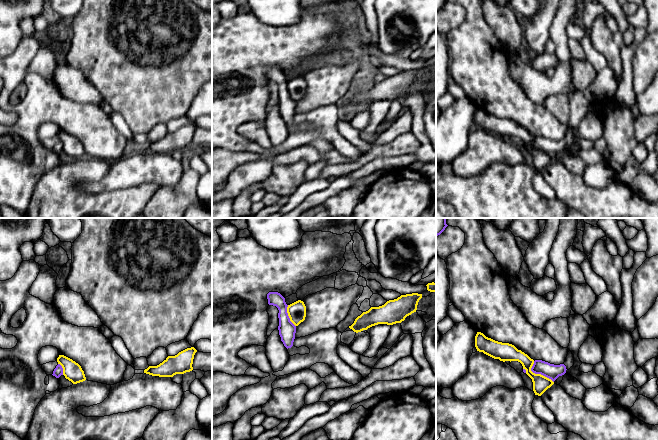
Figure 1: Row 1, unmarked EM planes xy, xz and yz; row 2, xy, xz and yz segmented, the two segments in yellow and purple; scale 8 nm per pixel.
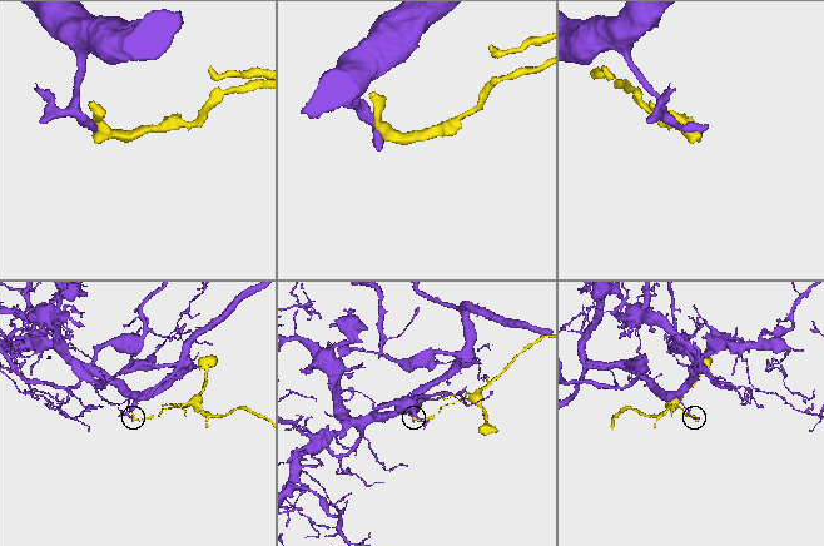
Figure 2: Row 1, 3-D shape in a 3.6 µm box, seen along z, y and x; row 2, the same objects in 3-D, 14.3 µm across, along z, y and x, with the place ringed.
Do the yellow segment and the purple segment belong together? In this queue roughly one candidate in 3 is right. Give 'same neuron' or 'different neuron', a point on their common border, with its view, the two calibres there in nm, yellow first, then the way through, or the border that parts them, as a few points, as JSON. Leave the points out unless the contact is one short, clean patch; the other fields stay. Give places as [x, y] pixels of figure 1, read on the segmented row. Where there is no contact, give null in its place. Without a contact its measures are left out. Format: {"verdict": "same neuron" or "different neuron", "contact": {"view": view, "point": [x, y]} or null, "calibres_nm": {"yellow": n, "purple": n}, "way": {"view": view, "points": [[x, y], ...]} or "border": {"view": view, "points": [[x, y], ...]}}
{"verdict": "different neuron", "contact": {"view": "yz", "point": [538, 374]}, "calibres_nm": {"yellow": 130, "purple": 120}, "border": {"view": "yz", "points": [[533, 361], [531, 370], [548, 377], [553, 382]]}}

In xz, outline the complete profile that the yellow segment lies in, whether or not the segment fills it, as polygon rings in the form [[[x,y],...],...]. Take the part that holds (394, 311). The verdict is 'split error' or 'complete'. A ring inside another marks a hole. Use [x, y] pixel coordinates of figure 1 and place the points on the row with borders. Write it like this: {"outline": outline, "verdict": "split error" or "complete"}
{"outline": [[[406,294],[397,299],[389,300],[382,306],[371,307],[358,316],[349,328],[358,333],[378,324],[401,323],[407,316],[416,312],[421,298],[422,294]]], "verdict": "complete"}

